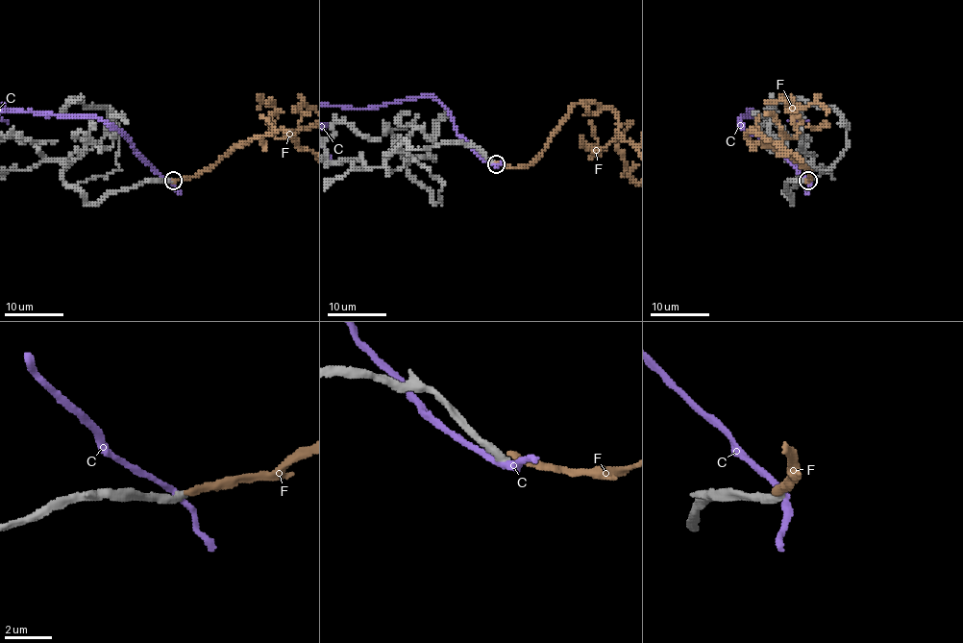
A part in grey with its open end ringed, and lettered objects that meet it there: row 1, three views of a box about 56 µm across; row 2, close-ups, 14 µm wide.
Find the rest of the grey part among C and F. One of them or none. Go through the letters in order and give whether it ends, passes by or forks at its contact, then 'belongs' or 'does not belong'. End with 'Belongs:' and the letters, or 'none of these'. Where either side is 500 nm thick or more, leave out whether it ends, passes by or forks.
C: it passes by; does not belong
F: it ends there; does not belong
Belongs: none of these

